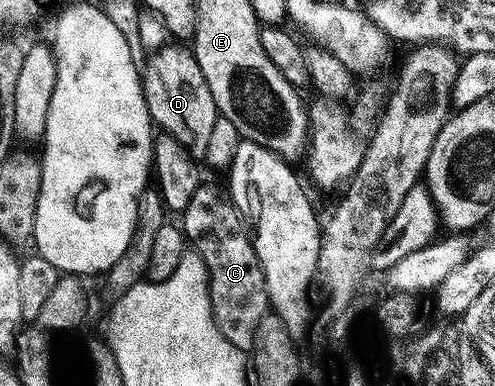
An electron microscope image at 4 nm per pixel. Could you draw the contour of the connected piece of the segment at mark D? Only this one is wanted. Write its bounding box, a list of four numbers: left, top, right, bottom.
[140,44,220,160]

